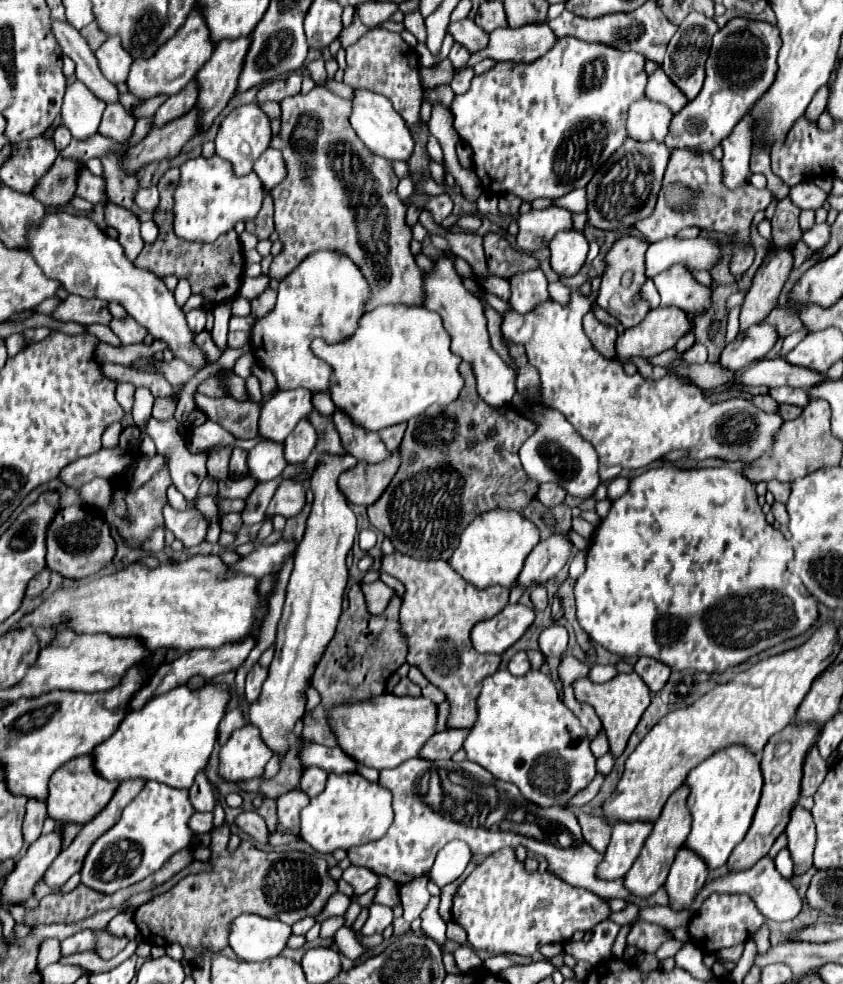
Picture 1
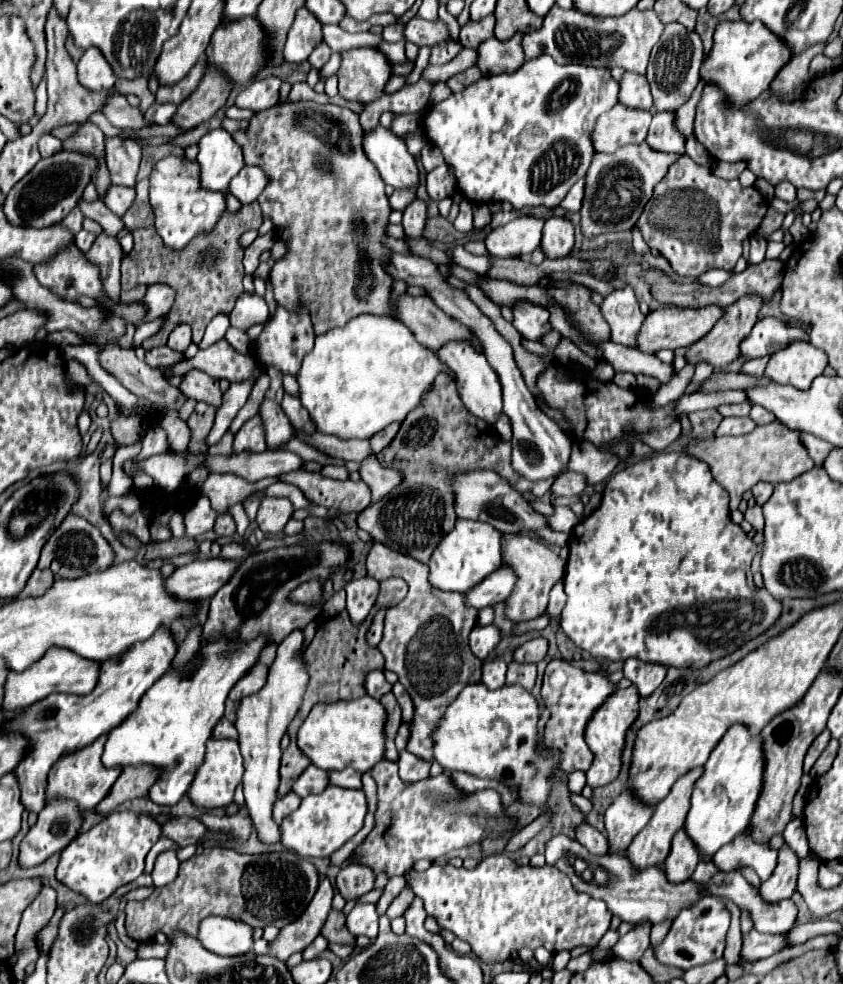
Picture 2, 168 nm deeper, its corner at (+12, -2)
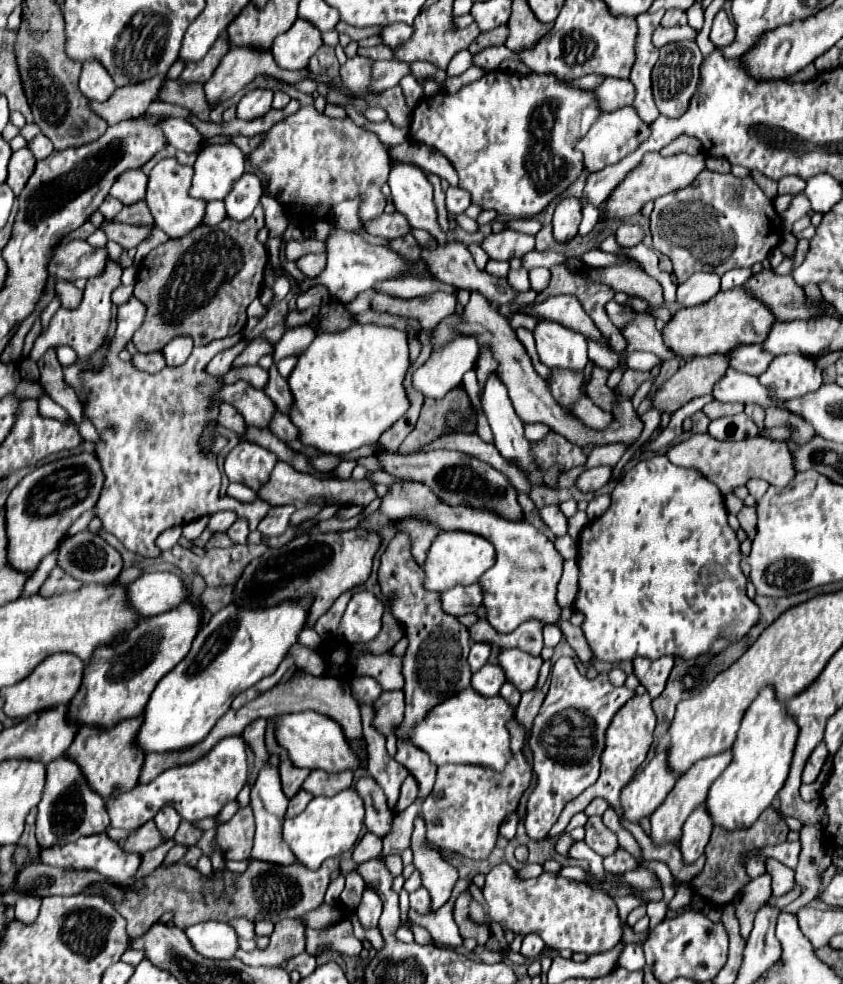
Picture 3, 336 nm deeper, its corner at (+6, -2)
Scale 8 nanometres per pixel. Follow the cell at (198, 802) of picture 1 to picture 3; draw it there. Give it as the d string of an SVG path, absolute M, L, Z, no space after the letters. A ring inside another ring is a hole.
M250 807L240 809L228 823L216 829L218 845L222 847L224 859L244 861L250 857L254 837L254 817Z

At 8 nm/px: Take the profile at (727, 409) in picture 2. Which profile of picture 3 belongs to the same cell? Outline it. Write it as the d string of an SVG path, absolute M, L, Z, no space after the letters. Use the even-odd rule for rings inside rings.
M712 401L708 405L704 405L704 413L706 417L712 421L712 419L720 419L720 417L726 417L726 415L734 415L740 411L742 405L736 405L736 403L718 403L718 401Z

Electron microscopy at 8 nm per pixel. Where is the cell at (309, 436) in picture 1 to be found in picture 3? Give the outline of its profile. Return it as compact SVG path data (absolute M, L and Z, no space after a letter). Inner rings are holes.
M246 381L224 385L222 391L218 391L218 399L236 407L245 423L252 427L268 426L277 411L276 405L262 389L254 389Z

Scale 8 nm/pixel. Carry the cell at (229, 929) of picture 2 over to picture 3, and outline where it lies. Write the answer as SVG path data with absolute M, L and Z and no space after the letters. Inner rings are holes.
M204 921L184 929L194 951L206 959L230 959L238 949L236 931L222 921Z

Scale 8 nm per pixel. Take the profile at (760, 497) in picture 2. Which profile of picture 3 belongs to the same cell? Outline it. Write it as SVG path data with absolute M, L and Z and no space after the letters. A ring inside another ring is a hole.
M750 479L750 481L746 483L746 487L748 487L748 493L758 501L758 499L766 493L768 483L766 483L766 481L762 481L762 479Z

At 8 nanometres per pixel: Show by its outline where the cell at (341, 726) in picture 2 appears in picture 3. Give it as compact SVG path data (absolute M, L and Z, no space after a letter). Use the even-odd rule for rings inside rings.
M314 711L280 715L274 721L274 737L276 737L278 745L288 751L288 757L294 767L322 769L328 773L338 773L344 769L352 769L352 771L360 769L358 755L346 743L342 729L332 719L326 719L326 715L318 715Z

